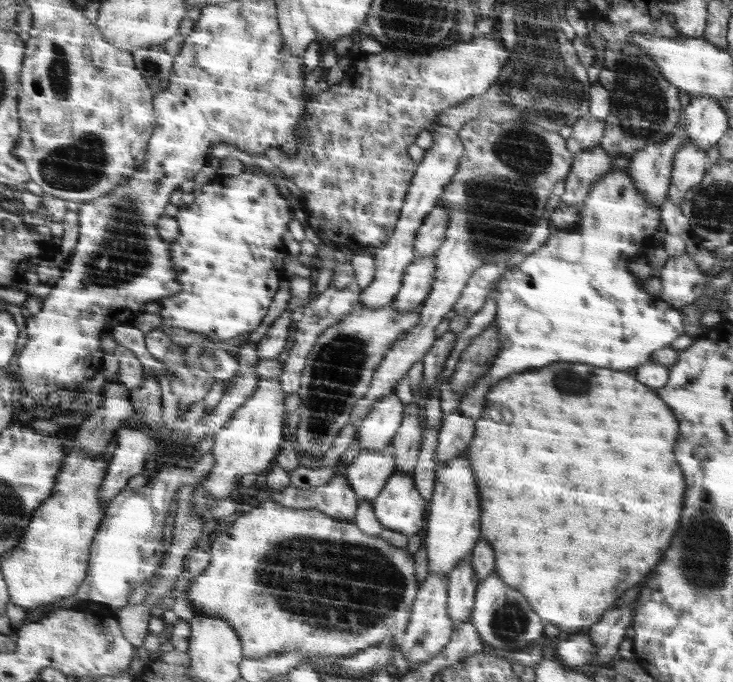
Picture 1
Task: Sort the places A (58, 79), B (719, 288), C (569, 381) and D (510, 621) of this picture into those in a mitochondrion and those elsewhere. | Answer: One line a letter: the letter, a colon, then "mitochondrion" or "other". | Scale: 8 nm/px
A: mitochondrion
B: other
C: mitochondrion
D: mitochondrion

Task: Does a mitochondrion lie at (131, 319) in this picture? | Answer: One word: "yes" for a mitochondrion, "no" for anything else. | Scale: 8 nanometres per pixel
no

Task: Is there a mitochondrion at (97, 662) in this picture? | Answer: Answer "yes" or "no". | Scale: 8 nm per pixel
no

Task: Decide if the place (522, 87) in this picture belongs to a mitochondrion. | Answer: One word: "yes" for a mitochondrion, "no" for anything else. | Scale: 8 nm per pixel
yes

